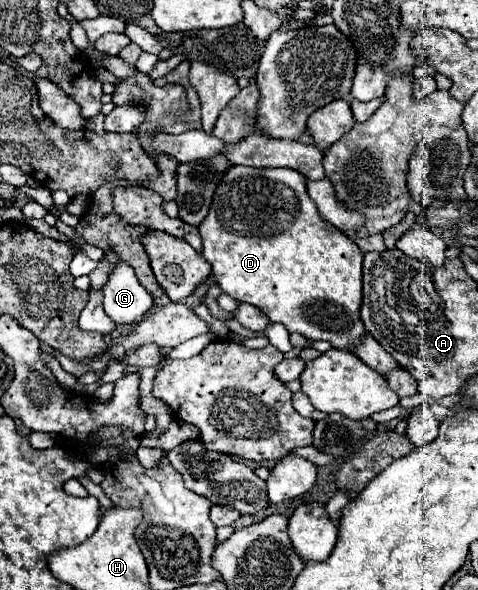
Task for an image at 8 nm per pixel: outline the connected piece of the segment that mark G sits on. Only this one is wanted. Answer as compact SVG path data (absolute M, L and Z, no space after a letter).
M108 248L104 256L104 260L110 264L110 274L102 288L106 314L116 324L130 324L140 320L154 304L152 296L140 284L134 268L112 248Z

